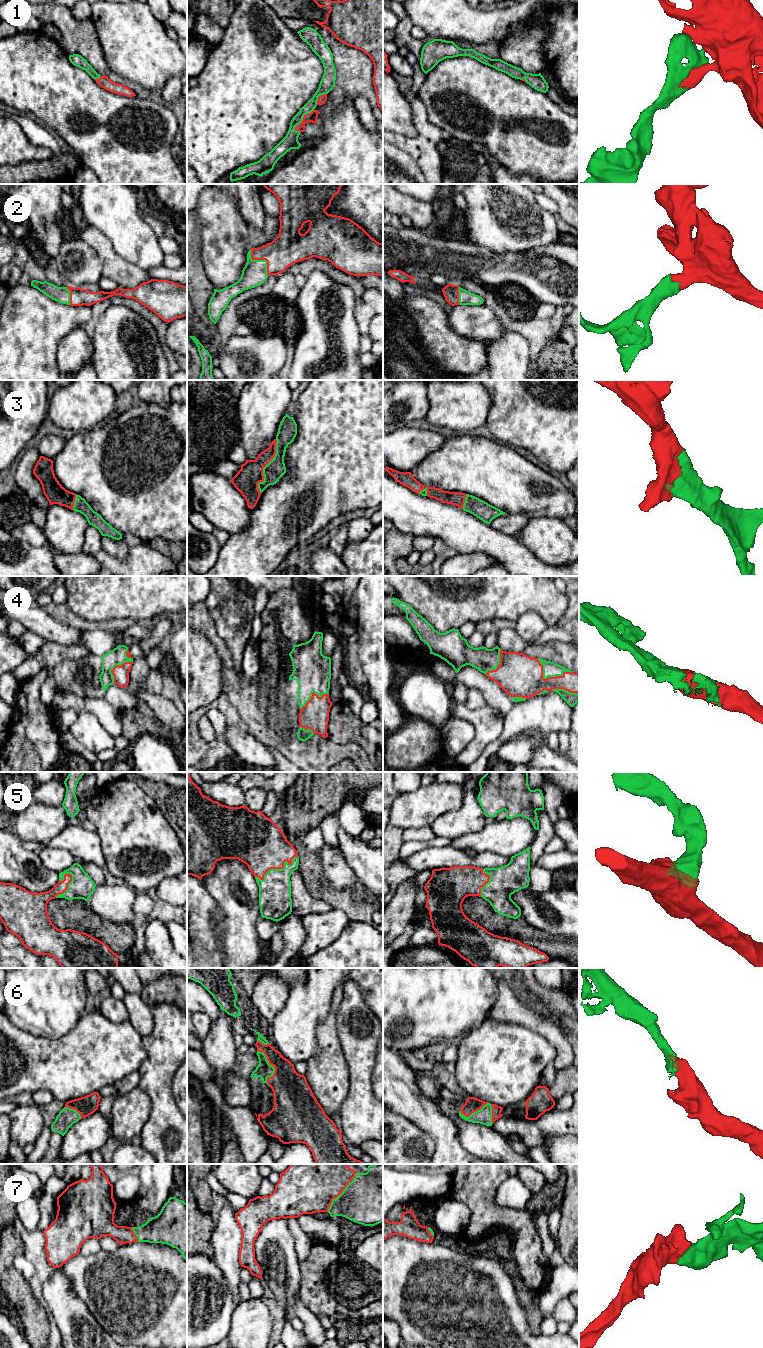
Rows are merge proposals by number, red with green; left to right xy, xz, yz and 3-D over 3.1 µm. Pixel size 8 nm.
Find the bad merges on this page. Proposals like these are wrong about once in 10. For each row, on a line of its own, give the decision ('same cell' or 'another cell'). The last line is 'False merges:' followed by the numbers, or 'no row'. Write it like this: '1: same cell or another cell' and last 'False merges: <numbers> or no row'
1: same cell
2: same cell
3: same cell
4: same cell
5: same cell
6: same cell
7: same cell
False merges: no row

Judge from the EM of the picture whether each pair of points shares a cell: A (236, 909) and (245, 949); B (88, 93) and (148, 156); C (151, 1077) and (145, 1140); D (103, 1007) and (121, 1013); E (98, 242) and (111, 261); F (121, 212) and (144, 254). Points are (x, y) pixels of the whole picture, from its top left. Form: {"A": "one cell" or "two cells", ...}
{"A": "one cell", "B": "one cell", "C": "one cell", "D": "one cell", "E": "one cell", "F": "one cell"}

